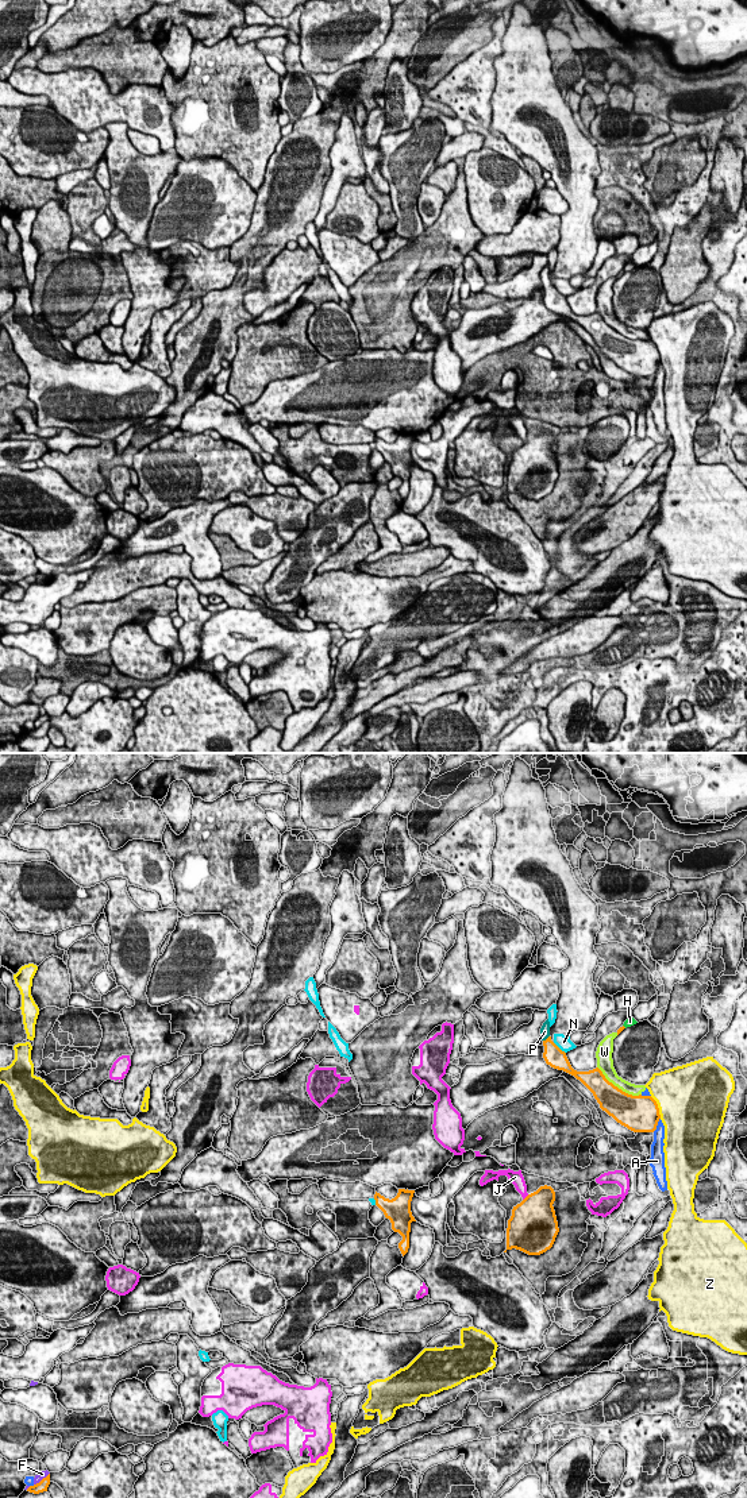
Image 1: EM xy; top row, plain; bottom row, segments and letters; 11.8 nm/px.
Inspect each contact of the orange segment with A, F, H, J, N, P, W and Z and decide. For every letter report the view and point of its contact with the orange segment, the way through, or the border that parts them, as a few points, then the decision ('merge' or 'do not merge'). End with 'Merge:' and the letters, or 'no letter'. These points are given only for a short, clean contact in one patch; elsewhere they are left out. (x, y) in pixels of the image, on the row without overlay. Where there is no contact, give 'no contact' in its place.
A: meets orange in xy at (657, 369); do not merge
F: meets orange in xy at (42, 724); do not merge
H: no contact; do not merge
J: meets orange in xy at (526, 441); do not merge
N: meets orange in xy at (558, 292); do not merge
P: meets orange in xy at (547, 282); do not merge
W: meets orange in xy at (616, 331); do not merge
Z: meets orange in xy at (657, 351); do not merge
Merge: no letter

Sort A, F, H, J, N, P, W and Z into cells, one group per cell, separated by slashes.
A H W / F / J / N / P / Z

